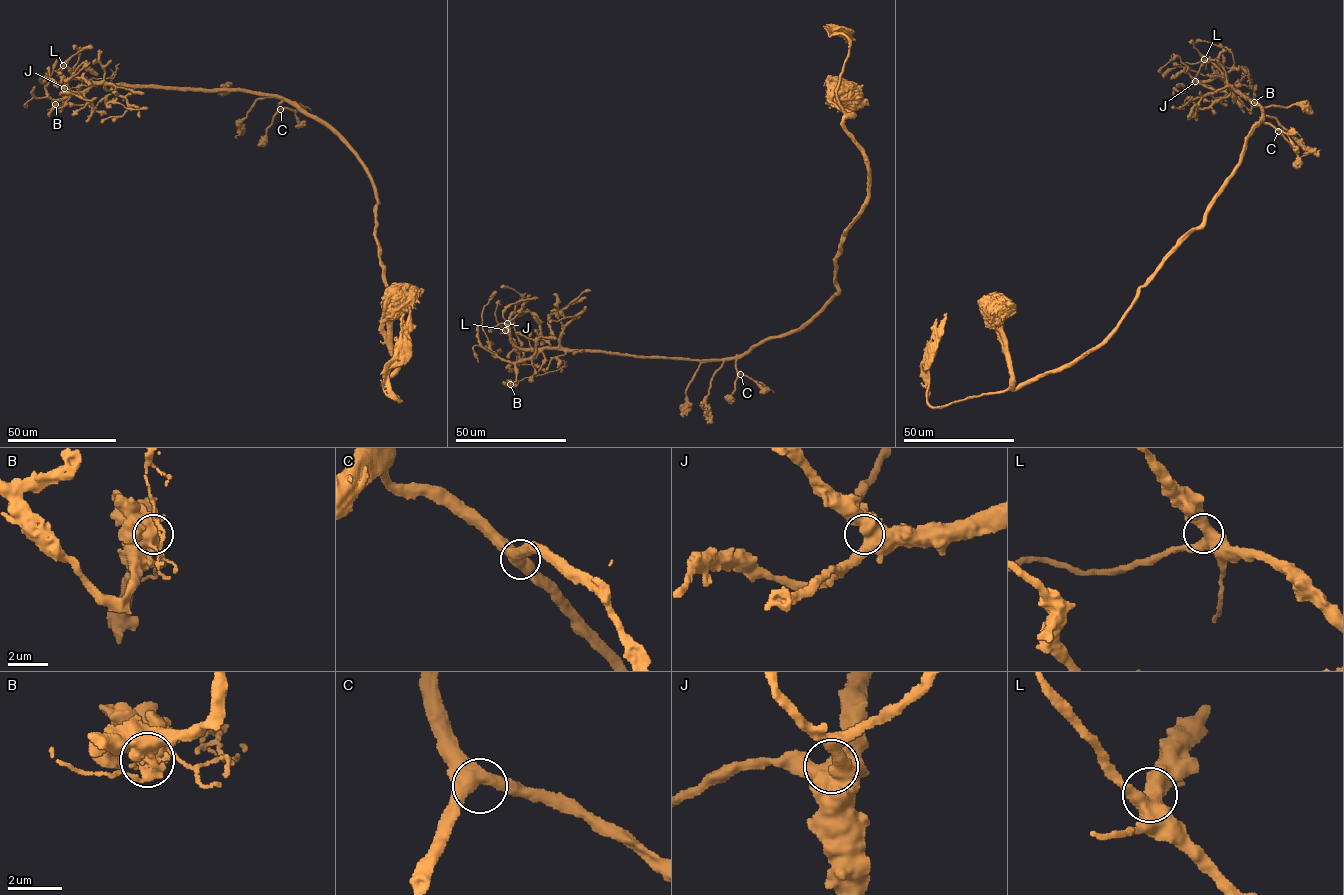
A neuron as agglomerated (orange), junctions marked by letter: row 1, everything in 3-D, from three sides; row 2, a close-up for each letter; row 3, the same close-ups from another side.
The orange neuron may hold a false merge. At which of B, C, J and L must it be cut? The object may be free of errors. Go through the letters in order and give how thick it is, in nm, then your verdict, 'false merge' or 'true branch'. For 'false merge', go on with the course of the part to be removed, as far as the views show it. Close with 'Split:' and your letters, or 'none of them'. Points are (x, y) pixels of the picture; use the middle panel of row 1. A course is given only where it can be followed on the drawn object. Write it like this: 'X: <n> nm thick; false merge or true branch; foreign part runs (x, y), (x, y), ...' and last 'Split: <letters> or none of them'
B: 700 nm thick; false merge; foreign part runs (510, 384), (558, 370), (565, 362), (559, 359)
C: 500 nm thick; true branch
J: 550 nm thick; true branch
L: 500 nm thick; true branch
Split: B

